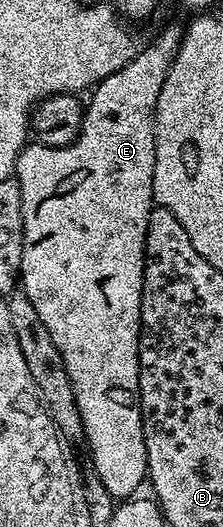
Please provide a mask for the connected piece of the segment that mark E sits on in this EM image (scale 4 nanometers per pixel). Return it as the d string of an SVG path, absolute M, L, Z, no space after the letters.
M170 25L143 53L129 58L124 68L93 86L82 114L82 129L78 138L70 145L48 147L37 143L27 144L18 155L16 180L22 192L22 210L24 211L24 255L22 256L22 272L20 274L21 292L32 299L32 307L40 314L44 327L48 327L48 335L52 335L52 343L56 343L56 351L64 359L64 367L68 371L68 379L74 388L76 407L82 424L84 445L90 448L90 461L94 473L104 483L104 487L115 499L130 499L139 492L138 489L147 480L146 464L148 455L144 447L144 431L142 430L142 404L138 401L138 334L142 332L142 272L146 266L146 228L150 218L150 210L155 208L152 191L152 175L154 174L154 108L160 95L160 87L164 87L164 79L182 46L183 26Z

